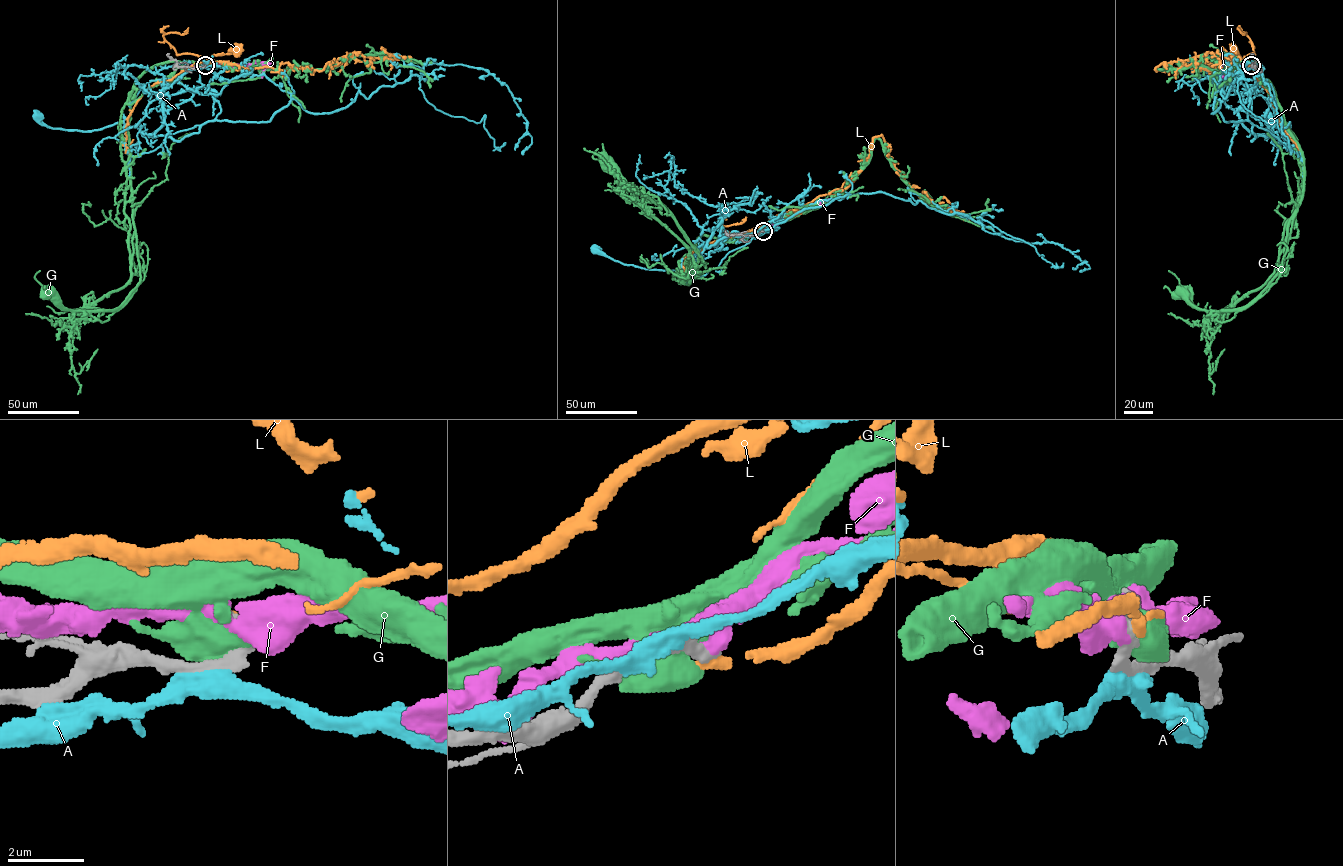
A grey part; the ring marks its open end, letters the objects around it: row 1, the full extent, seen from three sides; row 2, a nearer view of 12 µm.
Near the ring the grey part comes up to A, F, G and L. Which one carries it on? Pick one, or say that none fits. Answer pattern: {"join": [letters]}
{"join": ["L"]}

